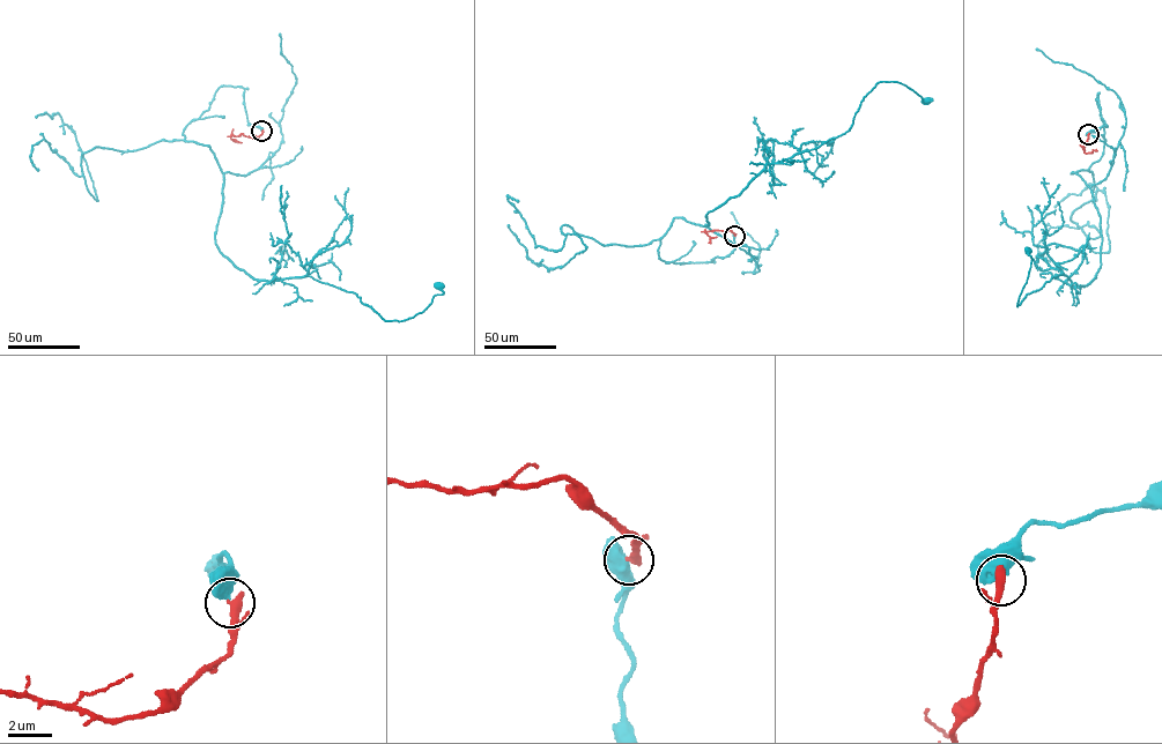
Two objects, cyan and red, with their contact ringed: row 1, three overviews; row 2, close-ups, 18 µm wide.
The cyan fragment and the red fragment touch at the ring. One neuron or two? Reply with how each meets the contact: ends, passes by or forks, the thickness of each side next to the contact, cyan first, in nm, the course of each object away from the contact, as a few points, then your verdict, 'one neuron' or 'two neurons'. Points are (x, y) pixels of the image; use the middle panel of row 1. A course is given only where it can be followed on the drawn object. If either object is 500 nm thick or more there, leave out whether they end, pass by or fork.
600 nm thick on the cyan side, 440 nm on the other; cyan runs (734, 236), (711, 261), (659, 257), (674, 217), (708, 225), (768, 164), (850, 129), (879, 82), (926, 102); red runs (734, 236), (730, 230), (704, 231), (711, 238), (708, 243); two neurons

